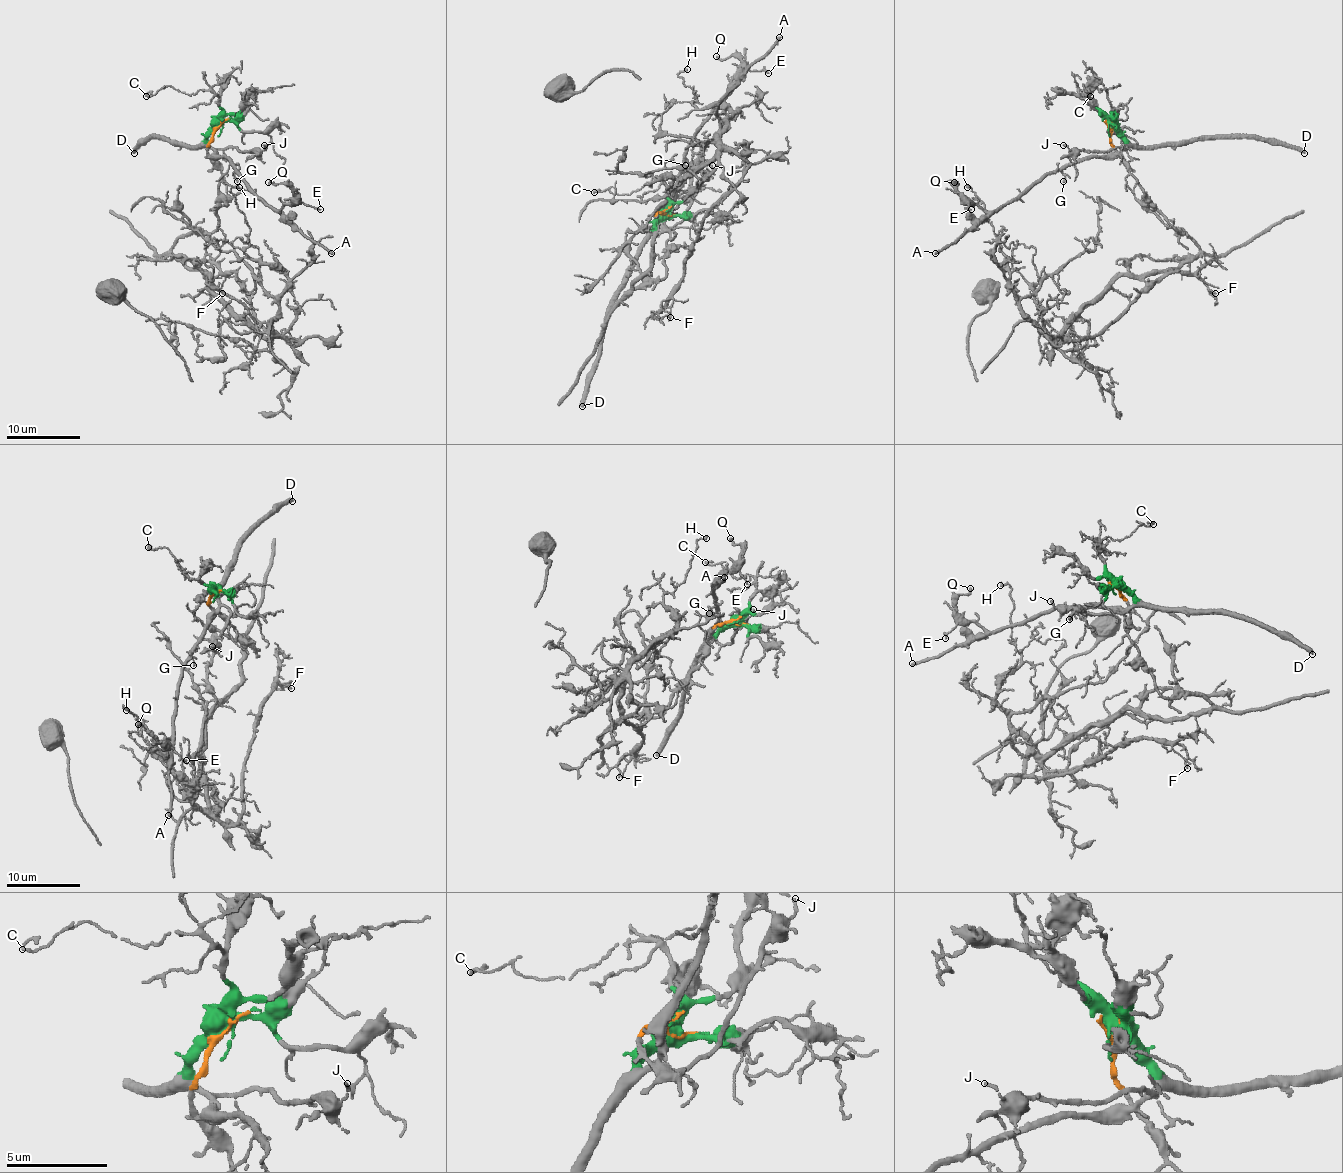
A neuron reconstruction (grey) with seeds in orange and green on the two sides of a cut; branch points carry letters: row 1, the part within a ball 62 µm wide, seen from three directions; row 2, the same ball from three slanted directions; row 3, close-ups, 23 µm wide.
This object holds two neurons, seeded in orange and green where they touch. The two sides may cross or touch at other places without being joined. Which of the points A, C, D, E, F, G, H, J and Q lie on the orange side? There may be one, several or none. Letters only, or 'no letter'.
F, H

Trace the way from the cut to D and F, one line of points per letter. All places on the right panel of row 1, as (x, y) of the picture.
D: (1112, 126), (1138, 146), (1177, 146), (1203, 139), (1260, 137), (1304, 153)
F: (1112, 126), (1144, 198), (1199, 251), (1177, 268), (1118, 275), (1048, 336), (1094, 338), (1175, 271), (1216, 294)

